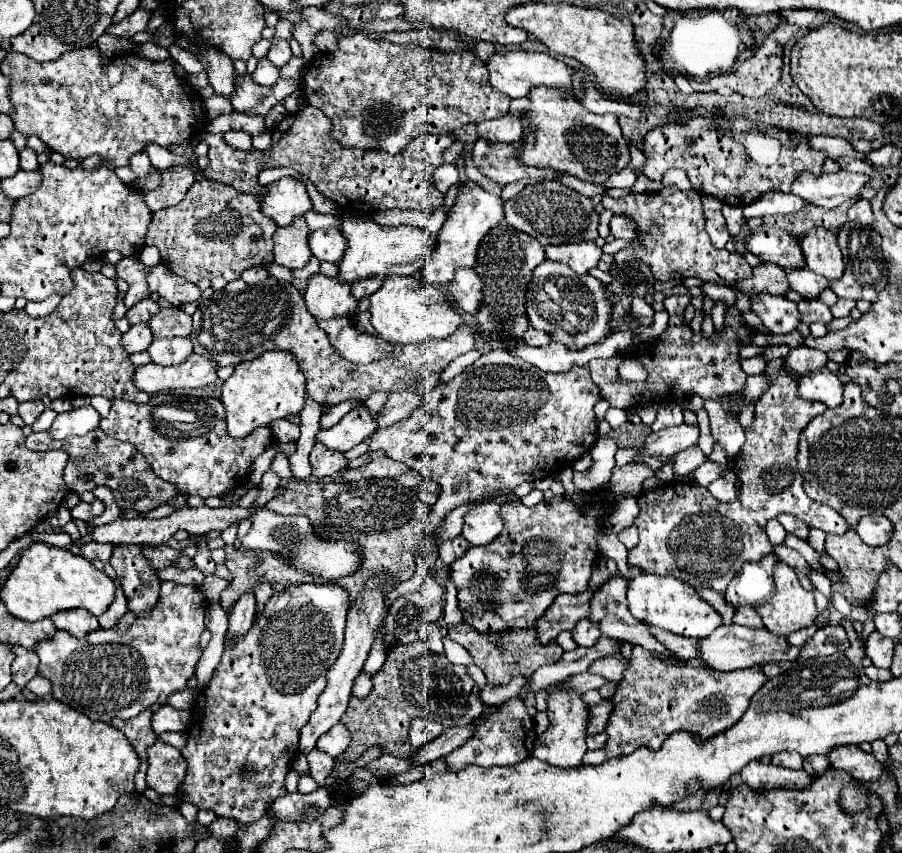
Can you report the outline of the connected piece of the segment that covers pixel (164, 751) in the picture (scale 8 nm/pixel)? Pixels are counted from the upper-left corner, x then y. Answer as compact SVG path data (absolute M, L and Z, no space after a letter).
M159 739L155 745L149 747L147 759L147 787L159 795L175 795L177 785L181 785L187 769L181 751Z

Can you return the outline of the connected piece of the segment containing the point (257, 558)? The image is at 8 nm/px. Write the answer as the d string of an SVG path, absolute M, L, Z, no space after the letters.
M235 551L235 553L229 553L225 557L225 567L229 569L233 581L229 581L227 589L223 589L223 593L221 593L221 607L231 607L237 601L237 597L241 597L241 593L253 591L257 587L259 579L269 581L273 585L273 589L277 589L277 591L281 591L281 589L285 589L293 583L305 583L305 581L323 583L323 581L317 581L317 577L305 577L303 573L297 573L297 569L293 569L291 565L285 565L285 561L281 561L281 557L277 557L277 553L265 553L265 551L249 551L249 553Z

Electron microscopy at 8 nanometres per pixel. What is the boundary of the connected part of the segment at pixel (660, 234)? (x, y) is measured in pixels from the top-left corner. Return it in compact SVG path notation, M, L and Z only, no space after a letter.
M665 187L659 193L629 193L621 199L605 195L601 203L615 215L627 213L629 219L637 225L637 247L621 249L615 255L617 265L631 259L641 259L651 267L653 277L659 281L667 281L675 271L683 277L701 277L719 285L731 285L737 281L737 277L749 277L751 267L743 255L715 249L711 245L705 231L701 193L697 189L681 191L677 187Z

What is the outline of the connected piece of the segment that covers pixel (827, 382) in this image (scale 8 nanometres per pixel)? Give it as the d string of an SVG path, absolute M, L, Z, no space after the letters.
M826 368L799 380L799 395L811 401L821 401L829 409L843 403L843 383Z

